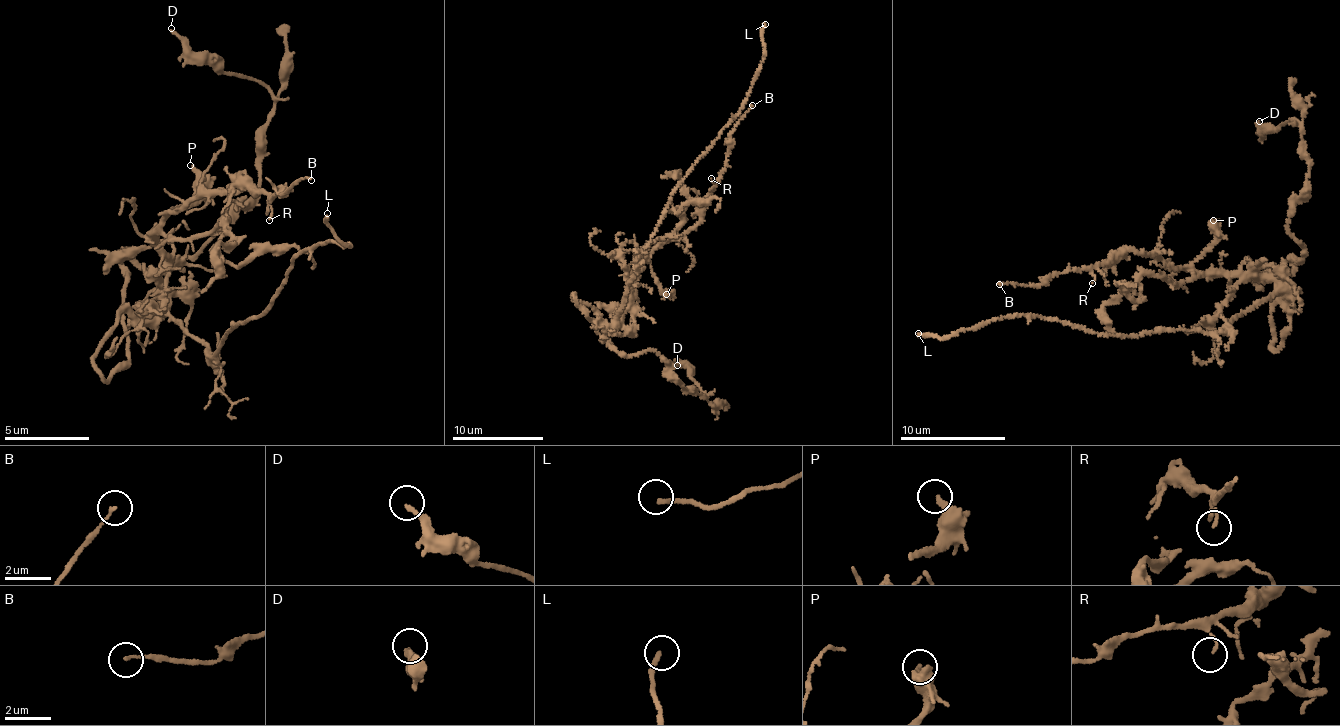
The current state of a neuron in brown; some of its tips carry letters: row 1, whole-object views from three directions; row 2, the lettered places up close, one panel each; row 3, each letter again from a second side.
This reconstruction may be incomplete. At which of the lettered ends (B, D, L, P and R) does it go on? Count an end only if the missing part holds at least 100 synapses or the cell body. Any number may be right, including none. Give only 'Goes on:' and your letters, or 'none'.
Goes on: L

